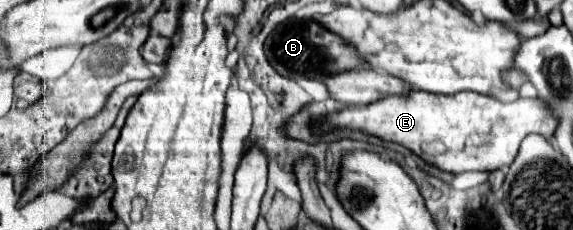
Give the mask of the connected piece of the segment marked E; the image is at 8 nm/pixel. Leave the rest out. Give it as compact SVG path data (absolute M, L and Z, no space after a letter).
M413 91L409 97L389 95L367 107L347 107L341 113L327 117L327 127L353 127L363 129L387 143L399 143L429 163L449 171L495 171L509 167L521 141L529 133L541 133L547 141L557 129L557 115L547 101L515 99L503 103L495 97L463 91L453 97L435 95L427 91Z

